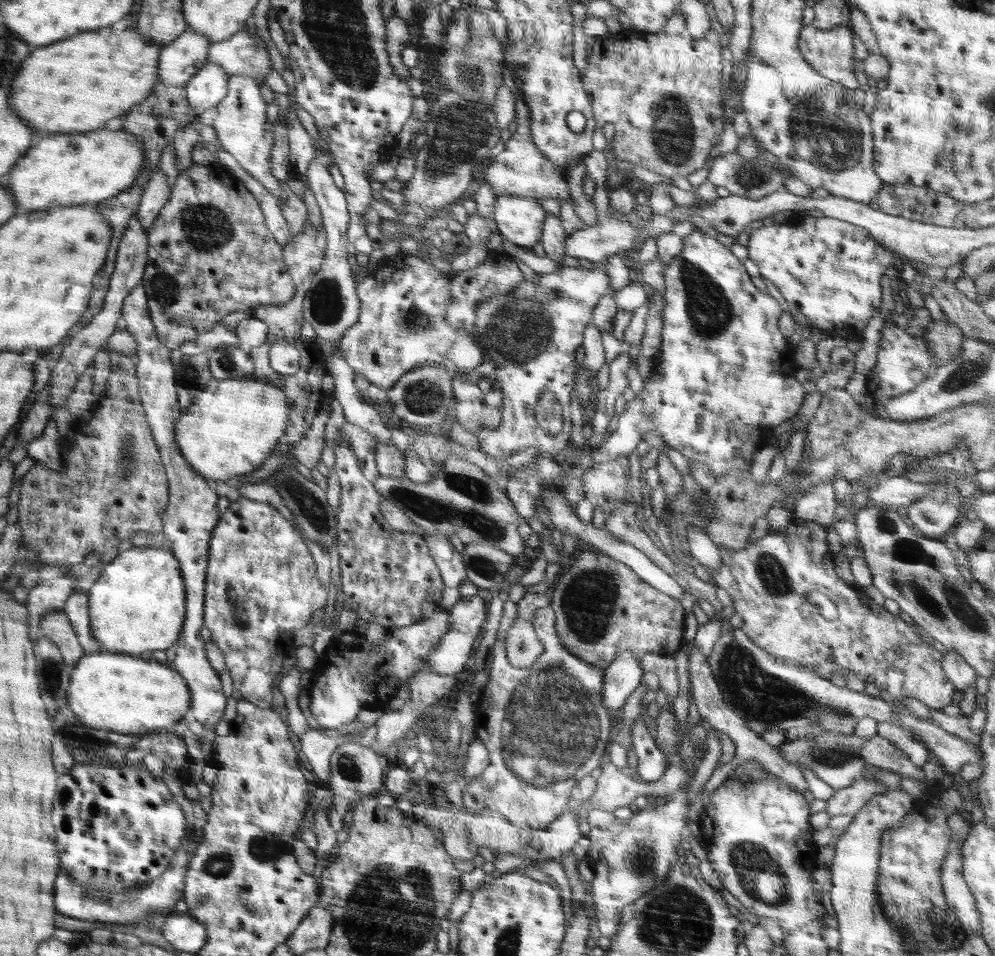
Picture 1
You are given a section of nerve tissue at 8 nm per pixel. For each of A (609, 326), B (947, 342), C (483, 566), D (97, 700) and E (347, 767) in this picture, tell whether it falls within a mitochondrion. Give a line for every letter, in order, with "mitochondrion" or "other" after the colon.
A: other
B: mitochondrion
C: mitochondrion
D: other
E: mitochondrion

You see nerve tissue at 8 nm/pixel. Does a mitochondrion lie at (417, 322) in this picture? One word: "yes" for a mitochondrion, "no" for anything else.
yes

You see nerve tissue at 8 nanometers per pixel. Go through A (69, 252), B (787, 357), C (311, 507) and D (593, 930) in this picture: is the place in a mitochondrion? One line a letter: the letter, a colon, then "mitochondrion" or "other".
A: mitochondrion
B: other
C: mitochondrion
D: other

